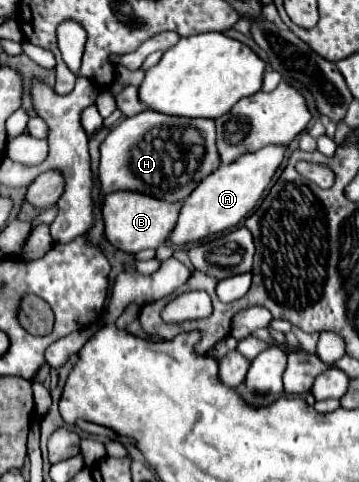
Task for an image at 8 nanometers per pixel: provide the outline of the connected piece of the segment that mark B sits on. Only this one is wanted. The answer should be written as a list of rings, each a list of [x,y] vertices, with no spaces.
[[[119,190],[119,192],[107,194],[103,202],[105,234],[115,248],[125,250],[129,254],[135,254],[147,248],[157,248],[169,238],[171,230],[175,228],[181,206],[183,202],[165,202],[133,190]]]

